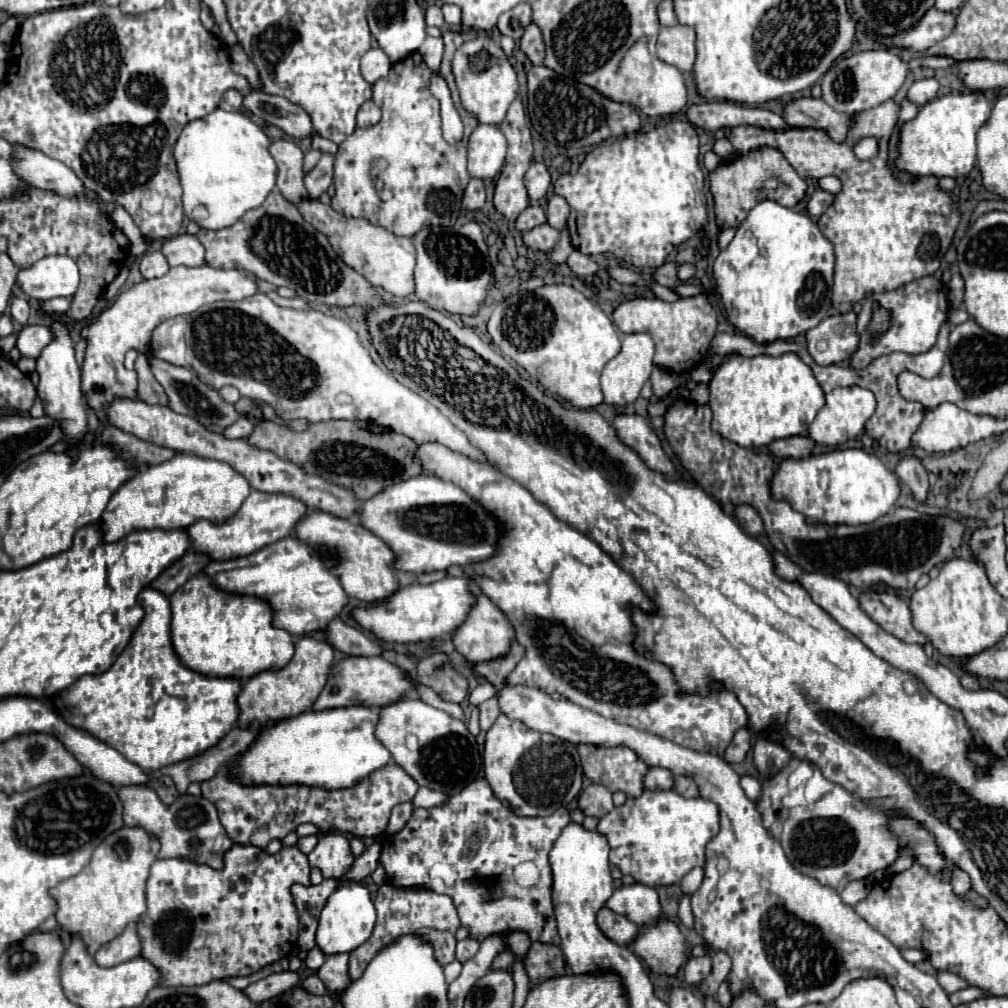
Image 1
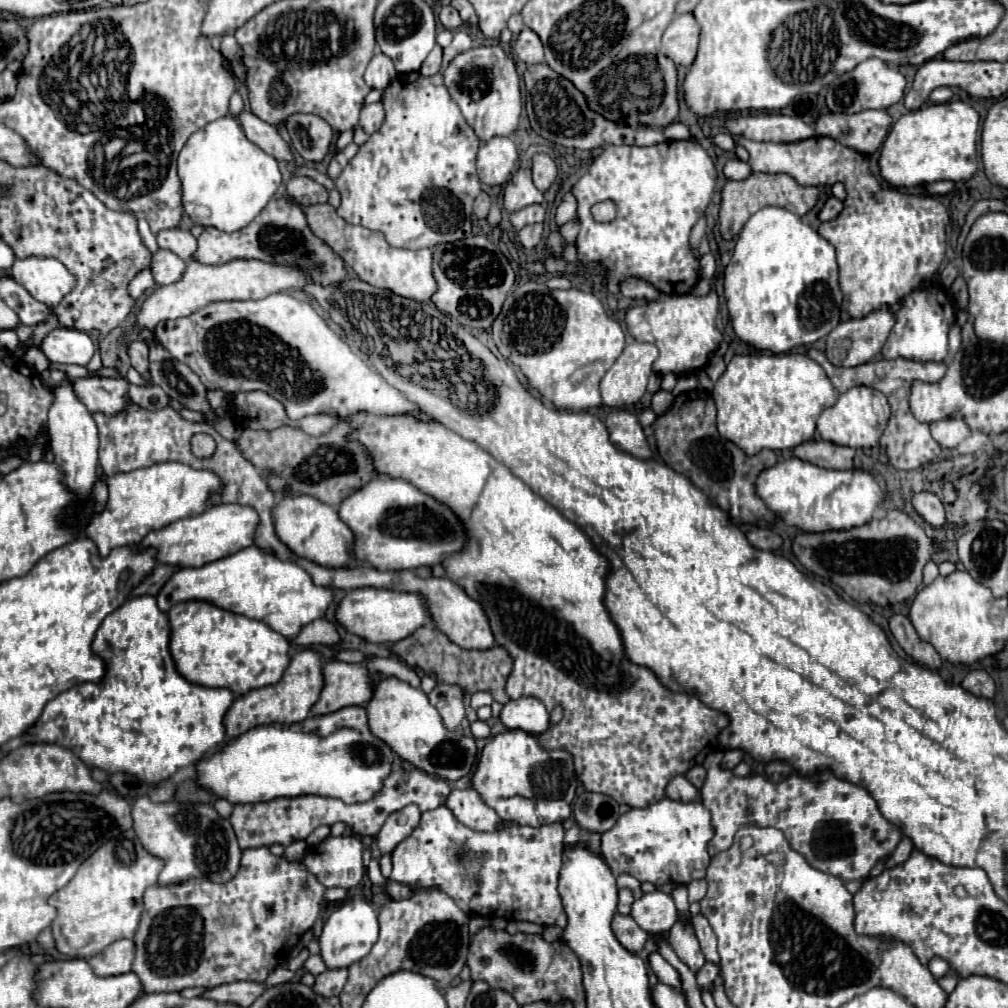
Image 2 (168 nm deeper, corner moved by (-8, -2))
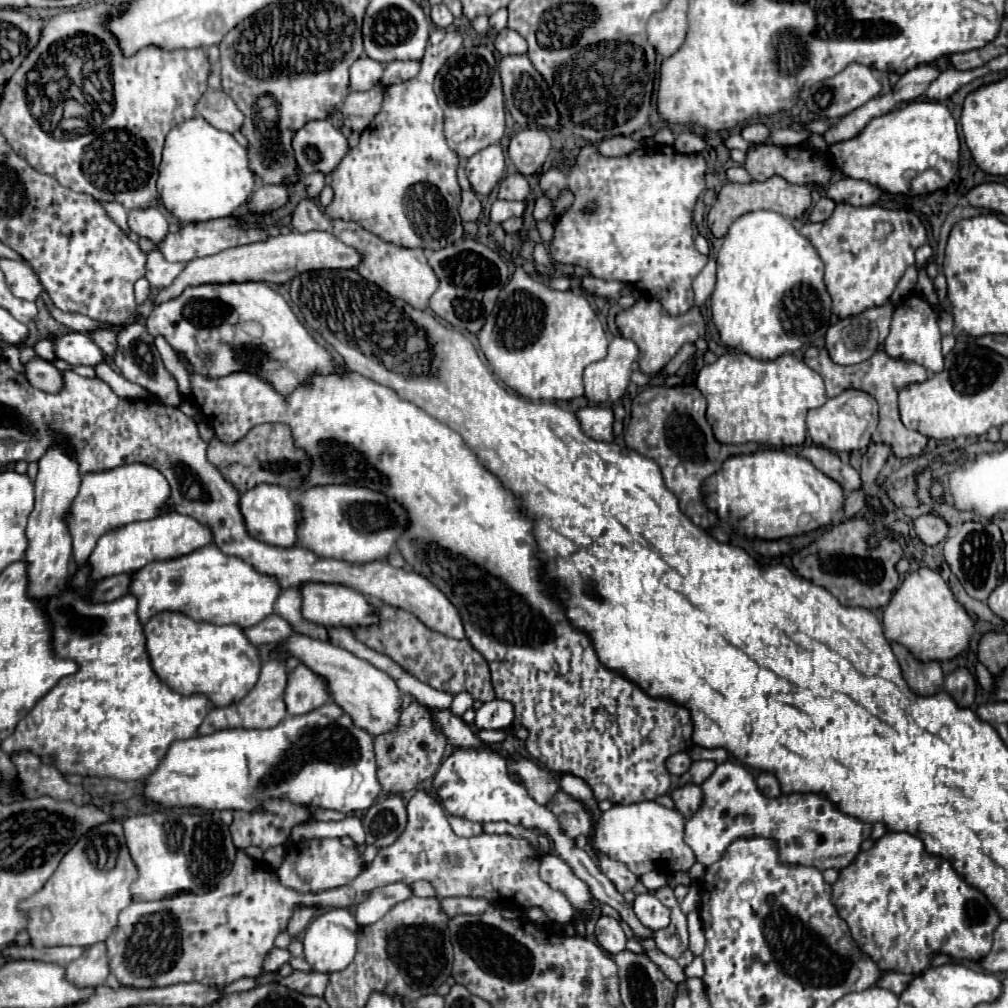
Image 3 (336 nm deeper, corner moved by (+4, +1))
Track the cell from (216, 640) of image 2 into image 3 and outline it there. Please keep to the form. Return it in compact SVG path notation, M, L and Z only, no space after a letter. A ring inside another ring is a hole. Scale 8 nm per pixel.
M163 611L153 615L145 623L145 633L147 633L147 651L155 673L159 673L159 677L163 677L163 681L167 681L167 685L171 685L171 689L175 689L177 693L187 695L203 693L215 707L223 707L241 701L259 679L261 671L259 649L247 639L245 631L239 625L213 625L207 621L195 621L179 611Z

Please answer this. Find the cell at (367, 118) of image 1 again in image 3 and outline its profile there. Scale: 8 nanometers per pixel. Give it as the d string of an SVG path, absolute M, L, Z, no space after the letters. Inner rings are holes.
M375 85L375 89L363 93L349 93L349 97L341 107L343 125L353 133L361 133L373 121L381 101L383 101L383 85Z

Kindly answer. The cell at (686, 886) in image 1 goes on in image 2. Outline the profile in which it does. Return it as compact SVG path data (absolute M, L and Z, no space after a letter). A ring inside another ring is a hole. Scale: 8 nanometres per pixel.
M693 880L691 884L687 884L687 890L689 890L689 902L699 902L705 892L707 892L707 882L705 880Z

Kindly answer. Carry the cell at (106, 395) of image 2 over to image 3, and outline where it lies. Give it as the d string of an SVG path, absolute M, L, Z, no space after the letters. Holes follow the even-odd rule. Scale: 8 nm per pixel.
M35 357L25 367L25 377L31 381L33 387L47 391L47 393L59 393L65 387L63 373L49 361Z

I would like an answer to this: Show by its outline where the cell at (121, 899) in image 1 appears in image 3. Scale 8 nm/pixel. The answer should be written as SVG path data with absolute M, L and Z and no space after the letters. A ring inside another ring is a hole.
M117 821L95 827L87 837L81 837L63 857L57 871L49 877L41 891L19 905L29 913L29 937L35 949L55 945L89 947L105 941L117 927L117 917L131 897L131 883L137 879L137 865L127 853L123 827Z

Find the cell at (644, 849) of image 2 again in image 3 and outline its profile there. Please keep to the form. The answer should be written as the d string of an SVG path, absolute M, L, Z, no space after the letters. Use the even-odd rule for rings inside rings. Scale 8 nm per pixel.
M657 801L613 805L597 819L595 831L589 841L599 855L607 855L609 859L625 863L637 877L649 871L673 875L679 871L689 871L695 863L691 847L683 841L683 827L685 817L677 809L667 809Z

